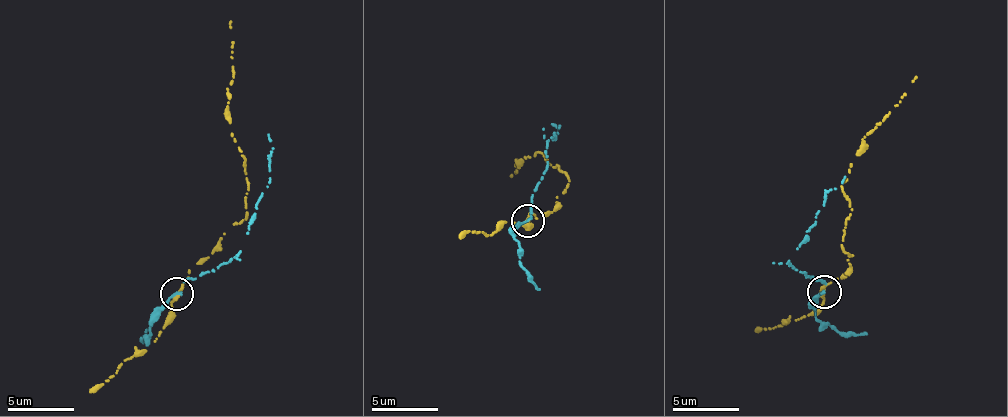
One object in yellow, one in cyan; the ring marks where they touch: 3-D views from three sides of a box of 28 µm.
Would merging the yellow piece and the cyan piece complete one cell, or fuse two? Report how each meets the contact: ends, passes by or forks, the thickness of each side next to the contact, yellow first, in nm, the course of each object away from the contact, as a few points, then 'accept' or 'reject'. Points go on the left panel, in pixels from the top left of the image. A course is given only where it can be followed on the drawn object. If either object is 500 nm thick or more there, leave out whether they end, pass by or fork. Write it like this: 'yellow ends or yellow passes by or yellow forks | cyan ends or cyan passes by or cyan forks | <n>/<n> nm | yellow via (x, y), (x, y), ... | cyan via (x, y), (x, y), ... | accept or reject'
yellow passes by | cyan passes by | 280/180 nm | yellow via (176, 294), (188, 270), (212, 254), (247, 211), (243, 155), (232, 136), (228, 105), (231, 19) | cyan via (176, 294), (182, 281), (240, 253), (258, 197), (271, 177), (267, 133) | reject

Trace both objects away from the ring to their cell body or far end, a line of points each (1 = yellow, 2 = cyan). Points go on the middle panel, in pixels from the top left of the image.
1: (527, 220), (555, 211), (564, 171), (539, 152), (516, 158), (519, 166), (511, 175)
2: (527, 220), (531, 195), (548, 165), (548, 140), (559, 124), (553, 124), (552, 135)

